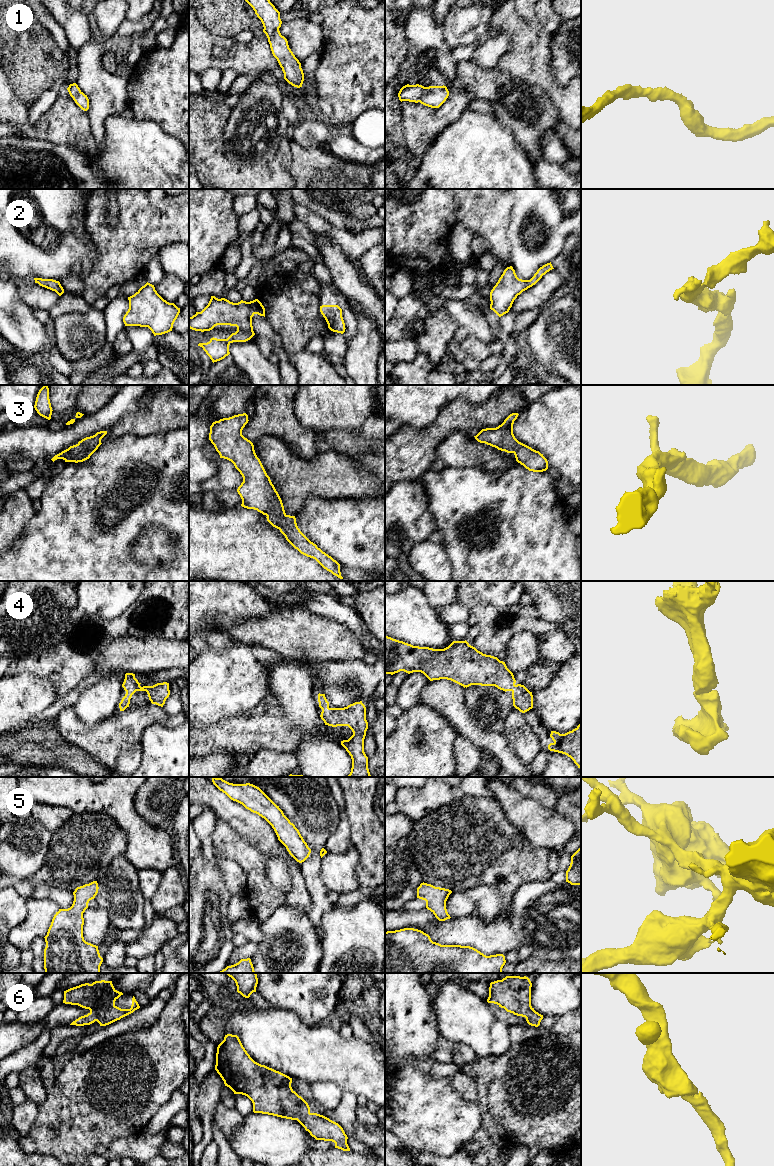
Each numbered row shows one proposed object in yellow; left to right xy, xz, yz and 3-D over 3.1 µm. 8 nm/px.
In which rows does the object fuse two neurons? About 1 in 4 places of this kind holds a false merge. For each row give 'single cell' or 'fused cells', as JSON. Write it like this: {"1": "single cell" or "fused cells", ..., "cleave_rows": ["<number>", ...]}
{"1": "single cell", "2": "single cell", "3": "single cell", "4": "single cell", "5": "single cell", "6": "single cell", "cleave_rows": []}

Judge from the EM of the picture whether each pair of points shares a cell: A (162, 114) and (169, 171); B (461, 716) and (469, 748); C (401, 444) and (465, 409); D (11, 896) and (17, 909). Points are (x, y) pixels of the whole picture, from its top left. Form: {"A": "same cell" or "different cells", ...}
{"A": "different cells", "B": "different cells", "C": "same cell", "D": "same cell"}

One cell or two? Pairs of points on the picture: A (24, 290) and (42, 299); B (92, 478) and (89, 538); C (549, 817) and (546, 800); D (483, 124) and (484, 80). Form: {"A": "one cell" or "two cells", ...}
{"A": "one cell", "B": "one cell", "C": "two cells", "D": "two cells"}

